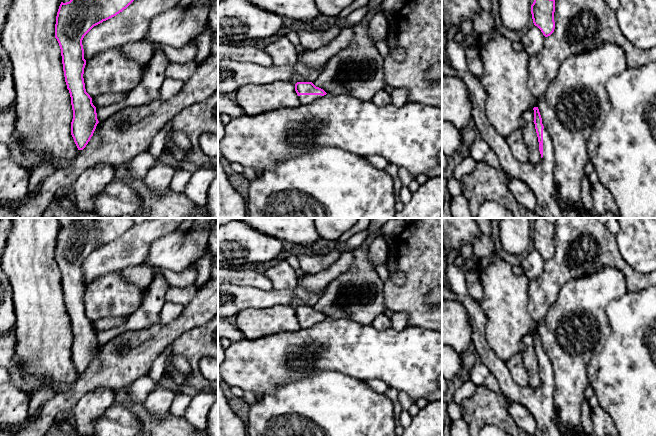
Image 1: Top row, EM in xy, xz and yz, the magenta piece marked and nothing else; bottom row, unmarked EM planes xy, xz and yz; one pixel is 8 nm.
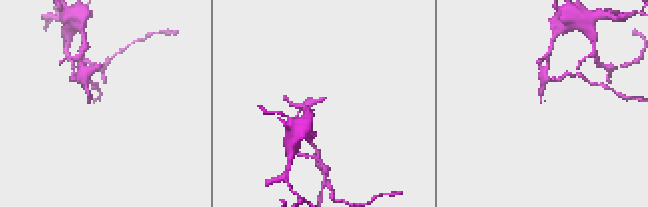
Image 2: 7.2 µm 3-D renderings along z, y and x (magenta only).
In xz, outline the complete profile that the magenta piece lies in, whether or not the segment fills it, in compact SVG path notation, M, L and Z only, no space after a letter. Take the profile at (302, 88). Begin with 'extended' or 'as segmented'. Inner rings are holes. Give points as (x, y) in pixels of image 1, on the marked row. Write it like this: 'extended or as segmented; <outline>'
extended; M297 82L295 84L295 91L302 105L310 104L327 94L312 82Z

